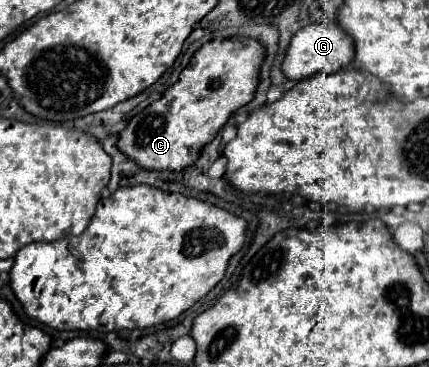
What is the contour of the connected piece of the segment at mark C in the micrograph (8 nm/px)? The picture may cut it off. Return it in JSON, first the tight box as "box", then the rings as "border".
{"box":[117,39,263,171],"border":[[[215,39],[211,43],[205,43],[191,57],[191,61],[195,63],[189,63],[181,71],[179,81],[171,85],[169,91],[165,91],[159,101],[151,103],[147,109],[131,117],[127,127],[121,131],[117,147],[127,159],[135,161],[139,167],[153,169],[153,171],[183,171],[191,167],[197,161],[205,143],[211,143],[219,133],[219,129],[227,123],[227,119],[239,107],[247,105],[253,99],[259,83],[259,65],[263,61],[263,47],[253,39],[245,39],[245,43],[239,39],[223,39],[223,41]]]}

